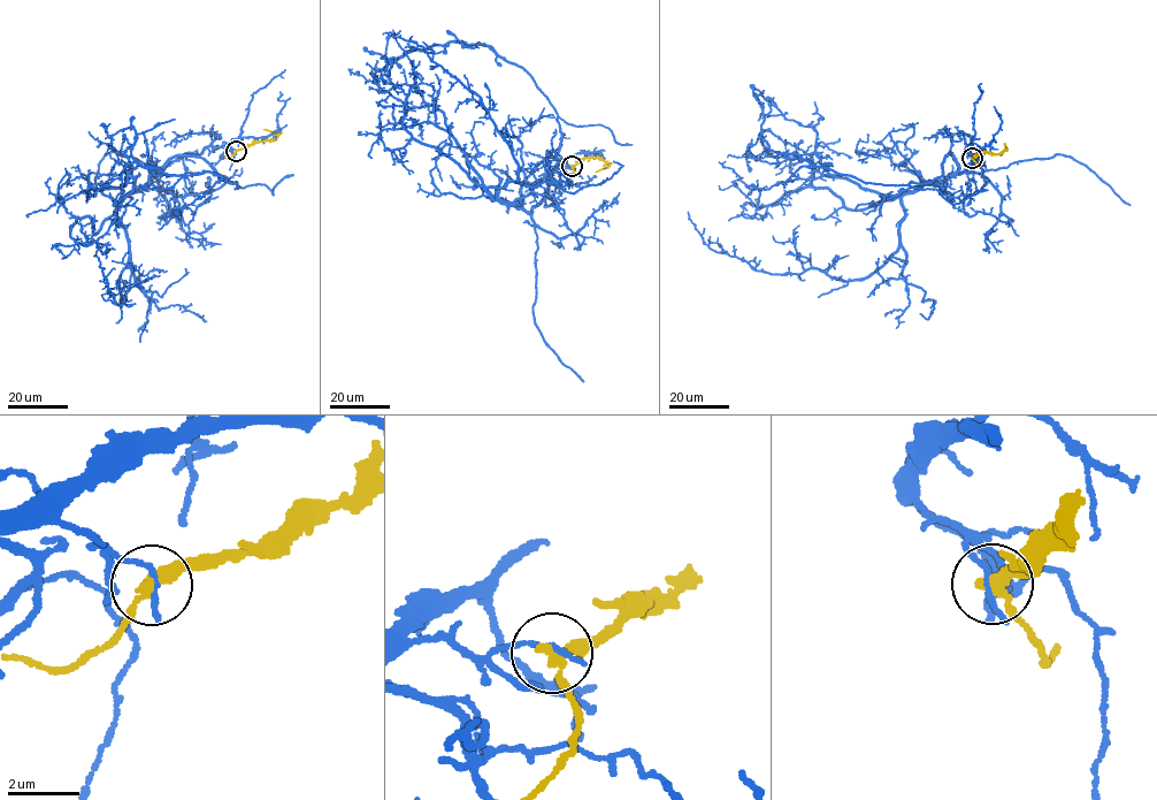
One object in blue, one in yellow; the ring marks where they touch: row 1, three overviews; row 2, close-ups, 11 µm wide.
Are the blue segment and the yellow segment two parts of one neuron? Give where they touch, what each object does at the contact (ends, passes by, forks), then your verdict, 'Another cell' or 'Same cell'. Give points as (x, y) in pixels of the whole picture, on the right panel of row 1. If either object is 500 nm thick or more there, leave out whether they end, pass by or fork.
Place: (972, 158). At the ring blue ends. At the ring yellow passes by. Another cell

